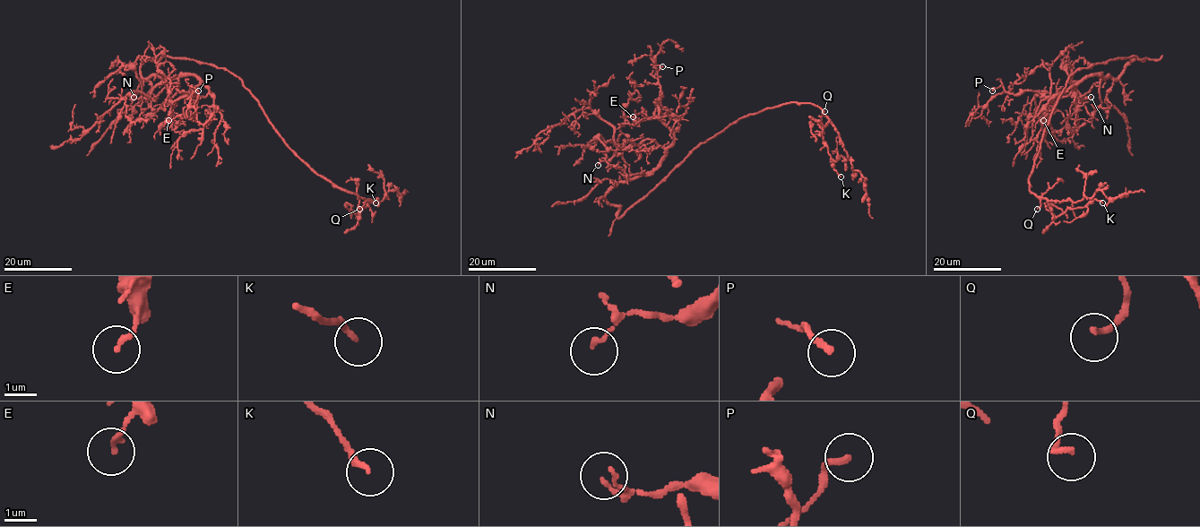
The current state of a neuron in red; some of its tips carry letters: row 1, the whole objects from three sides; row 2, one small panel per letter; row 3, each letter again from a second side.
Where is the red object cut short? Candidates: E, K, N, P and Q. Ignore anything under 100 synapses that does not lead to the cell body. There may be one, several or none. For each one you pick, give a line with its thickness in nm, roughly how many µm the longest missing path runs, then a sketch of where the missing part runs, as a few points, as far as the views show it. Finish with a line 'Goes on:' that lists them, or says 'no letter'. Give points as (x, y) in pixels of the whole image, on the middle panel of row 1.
Goes on: no letter

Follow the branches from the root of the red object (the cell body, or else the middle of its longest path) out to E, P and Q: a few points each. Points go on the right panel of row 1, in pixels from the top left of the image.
E: (1117, 59), (1143, 60), (1132, 60), (1117, 79), (1090, 75), (1055, 97), (1043, 96), (1048, 101), (1043, 120)
P: (1117, 59), (1143, 60), (1132, 60), (1117, 79), (1090, 75), (1055, 97), (992, 90)
Q: (1117, 59), (1079, 68), (1067, 81), (1051, 114), (1029, 177), (1029, 188), (1040, 200), (1040, 205), (1037, 209)

